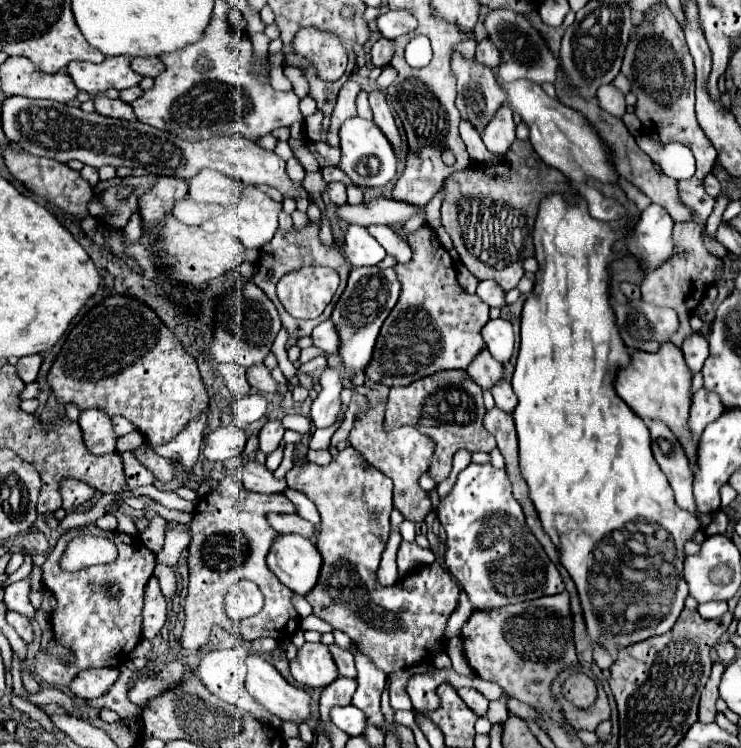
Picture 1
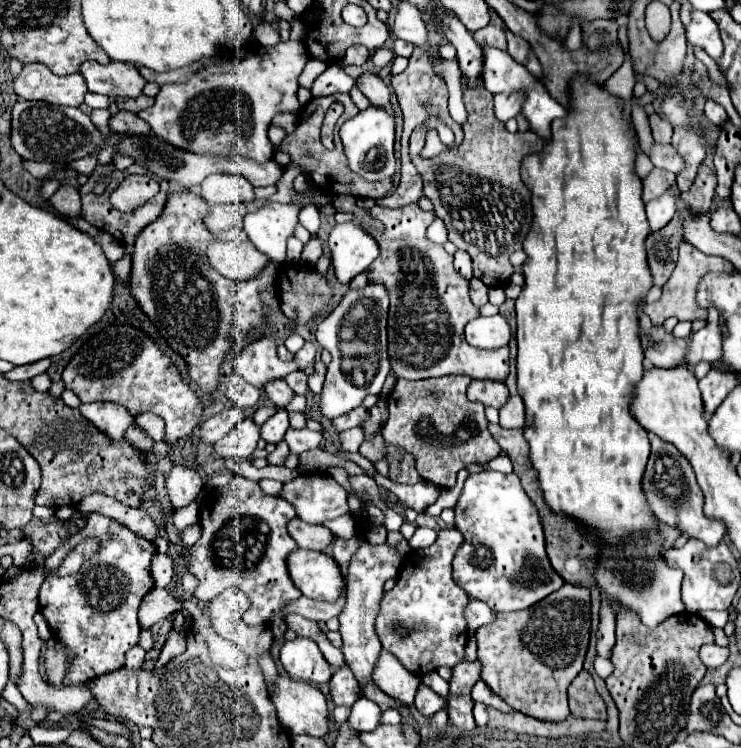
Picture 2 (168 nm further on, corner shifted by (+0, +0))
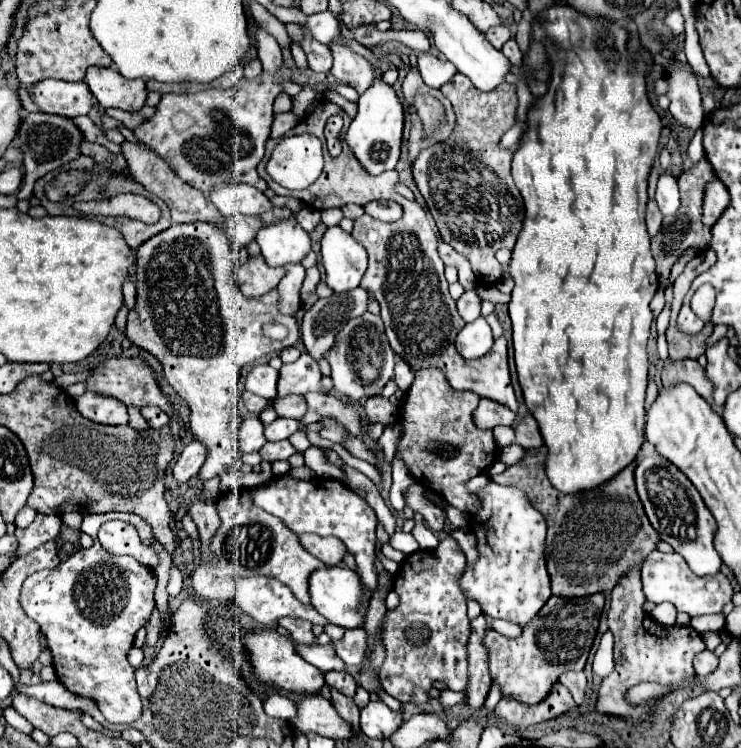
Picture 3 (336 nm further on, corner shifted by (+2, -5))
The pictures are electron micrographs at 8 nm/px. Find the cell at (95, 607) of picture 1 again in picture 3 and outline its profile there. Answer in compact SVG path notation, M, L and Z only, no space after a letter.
M130 513L84 515L82 531L94 539L94 545L90 549L78 549L56 569L44 569L44 571L38 571L32 577L28 577L24 581L24 587L20 593L20 603L26 611L26 615L32 617L40 625L46 639L50 641L48 645L50 645L50 651L54 657L54 669L56 669L58 681L76 695L92 697L98 703L102 715L110 723L134 723L142 715L142 703L140 703L140 697L136 691L134 667L128 663L126 655L134 645L136 631L144 625L144 621L150 619L150 613L154 609L156 577L154 577L154 571L144 567L134 557L130 557L130 555L114 557L100 547L96 533L98 533L100 525L110 519L120 519L120 521L134 525L140 535L140 541L144 545L148 545L154 539L152 529L138 515L130 515Z

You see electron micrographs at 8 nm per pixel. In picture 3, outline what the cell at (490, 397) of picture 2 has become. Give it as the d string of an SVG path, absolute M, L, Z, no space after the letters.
M480 399L474 411L474 423L482 429L494 429L496 425L512 425L516 413L492 399Z

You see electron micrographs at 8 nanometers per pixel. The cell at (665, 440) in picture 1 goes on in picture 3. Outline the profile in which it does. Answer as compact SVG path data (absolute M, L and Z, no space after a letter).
M644 451L636 461L634 479L636 479L636 489L646 509L646 515L652 527L660 533L660 539L670 543L674 551L686 559L688 567L696 575L718 573L722 559L712 543L714 541L712 533L716 529L714 517L704 505L700 493L696 493L696 487L688 481L688 477L684 477L684 473L676 469L676 465L672 465L668 459L664 459L656 451Z

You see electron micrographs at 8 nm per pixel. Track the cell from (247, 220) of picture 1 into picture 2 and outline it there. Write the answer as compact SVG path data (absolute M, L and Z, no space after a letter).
M266 204L258 212L246 214L244 230L250 242L270 256L274 262L282 262L286 256L286 240L294 236L298 214L306 204Z

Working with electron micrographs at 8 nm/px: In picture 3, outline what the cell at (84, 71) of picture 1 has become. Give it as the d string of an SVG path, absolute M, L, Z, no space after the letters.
M88 67L84 79L102 107L118 107L124 111L138 111L146 101L146 85L142 79L126 79L116 69Z

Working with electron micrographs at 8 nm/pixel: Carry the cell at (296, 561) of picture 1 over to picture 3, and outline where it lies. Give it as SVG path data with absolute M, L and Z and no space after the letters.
M322 567L316 569L308 577L308 591L310 591L310 603L318 613L322 613L330 623L340 625L344 629L356 629L362 627L364 617L360 617L360 579L356 573L348 567Z

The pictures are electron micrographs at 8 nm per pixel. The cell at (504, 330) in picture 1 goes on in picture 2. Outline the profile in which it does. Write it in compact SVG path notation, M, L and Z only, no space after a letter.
M500 314L490 318L474 318L466 324L466 342L474 348L500 348L510 340L510 326Z

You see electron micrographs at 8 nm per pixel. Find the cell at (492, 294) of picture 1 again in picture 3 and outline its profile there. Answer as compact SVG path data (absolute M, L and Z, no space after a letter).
M476 289L466 291L458 299L458 313L464 317L466 323L472 323L474 319L480 317L480 295L478 295Z

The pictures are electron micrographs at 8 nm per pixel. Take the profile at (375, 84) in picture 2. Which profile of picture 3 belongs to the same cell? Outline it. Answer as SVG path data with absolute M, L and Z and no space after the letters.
M332 43L330 49L334 55L334 65L330 73L336 77L336 81L348 83L358 91L358 95L362 95L376 81L372 63L340 43Z

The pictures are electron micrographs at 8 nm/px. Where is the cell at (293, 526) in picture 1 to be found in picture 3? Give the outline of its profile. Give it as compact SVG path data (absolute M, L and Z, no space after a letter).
M300 533L298 539L300 539L300 545L310 555L314 555L326 565L338 565L346 553L346 547L338 537L320 537L312 533Z

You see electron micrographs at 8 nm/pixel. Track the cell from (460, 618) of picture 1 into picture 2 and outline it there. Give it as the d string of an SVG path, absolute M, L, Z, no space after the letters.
M470 600L470 604L466 606L468 632L472 634L478 626L484 626L484 624L494 622L494 620L492 620L492 616L494 616L494 612L492 612L486 604L482 604L482 602L478 602L478 600Z

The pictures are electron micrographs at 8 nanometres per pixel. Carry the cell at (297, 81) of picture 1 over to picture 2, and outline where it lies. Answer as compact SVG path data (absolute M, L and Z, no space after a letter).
M310 58L308 60L308 64L306 64L306 68L304 68L304 72L300 74L300 78L298 78L298 82L300 82L300 86L304 86L304 88L312 88L312 82L324 72L328 68L328 62L326 60L322 60L322 58Z

